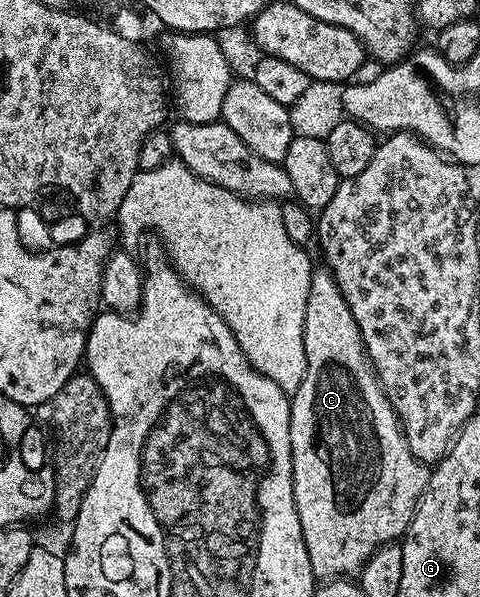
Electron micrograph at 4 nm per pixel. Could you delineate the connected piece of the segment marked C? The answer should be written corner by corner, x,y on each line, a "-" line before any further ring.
318,267
314,270
314,278
308,289
308,311
304,319
304,351
306,352
306,374
300,383
300,387
290,397
290,438
292,439
292,491
296,499
296,515
300,515
300,531
304,535
304,547
308,551
308,563
312,567
315,578
318,579
346,579
351,575
361,574
364,563
382,545
390,541
398,541
410,527
410,520
422,493
430,481
431,470
423,462
418,461
412,453
406,436
402,430
402,424
398,421
398,412
392,407
378,382
378,376
374,373
374,365
370,362
370,356
360,335
360,327
336,283
329,269

